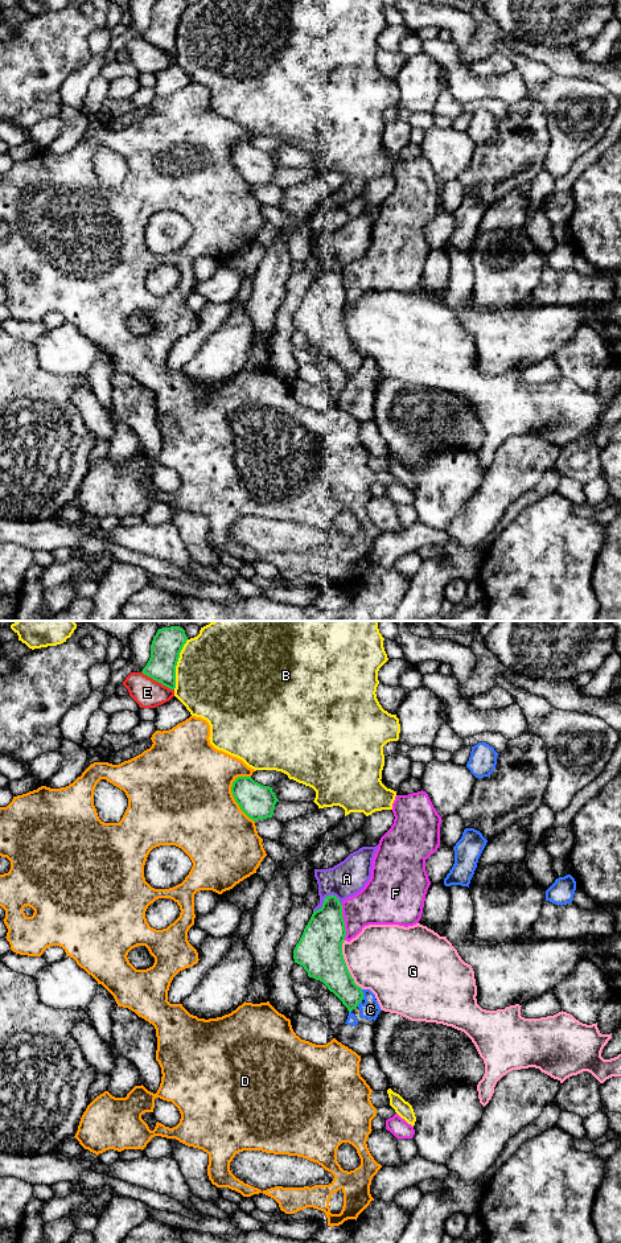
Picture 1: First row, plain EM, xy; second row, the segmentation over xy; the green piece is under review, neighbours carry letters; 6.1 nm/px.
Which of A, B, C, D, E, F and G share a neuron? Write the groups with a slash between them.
A / B / C / D / E / F / G

